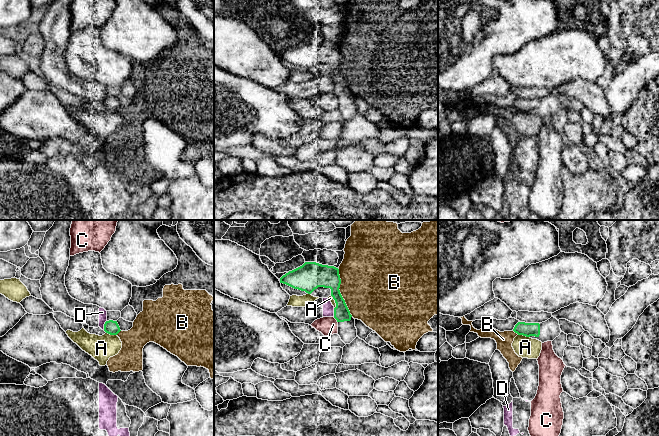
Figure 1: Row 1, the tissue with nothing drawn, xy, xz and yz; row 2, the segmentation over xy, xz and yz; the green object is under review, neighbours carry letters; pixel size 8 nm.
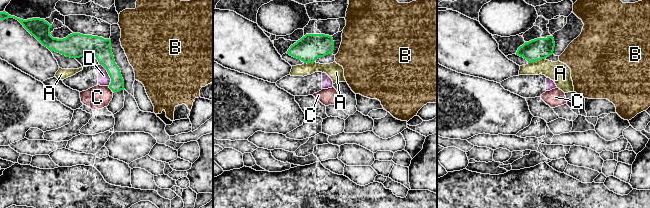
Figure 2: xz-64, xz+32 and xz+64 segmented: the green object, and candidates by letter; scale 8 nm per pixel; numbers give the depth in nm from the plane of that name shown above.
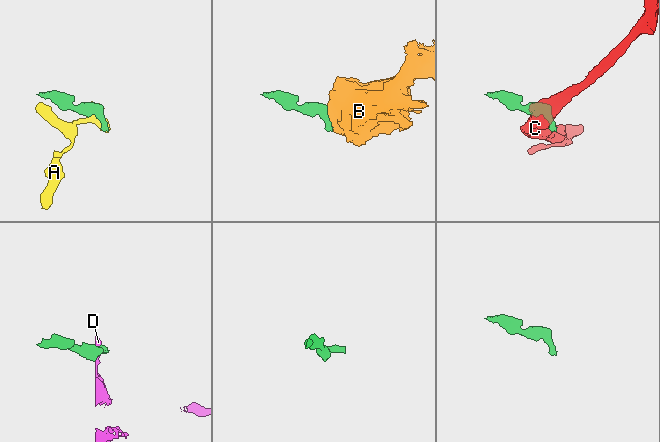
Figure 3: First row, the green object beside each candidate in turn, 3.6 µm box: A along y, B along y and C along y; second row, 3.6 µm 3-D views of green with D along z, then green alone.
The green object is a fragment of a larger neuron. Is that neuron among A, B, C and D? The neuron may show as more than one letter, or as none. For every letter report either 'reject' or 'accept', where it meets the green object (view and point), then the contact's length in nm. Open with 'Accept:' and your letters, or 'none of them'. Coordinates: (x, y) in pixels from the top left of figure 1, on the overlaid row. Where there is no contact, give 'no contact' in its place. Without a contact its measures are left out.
Accept: none of them
A: reject | yz (524, 335) | 100 nm
B: reject | xz (339, 292) | 420 nm
C: reject | xz (336, 319) | 60 nm
D: reject | xy (104, 325) | 80 nm

